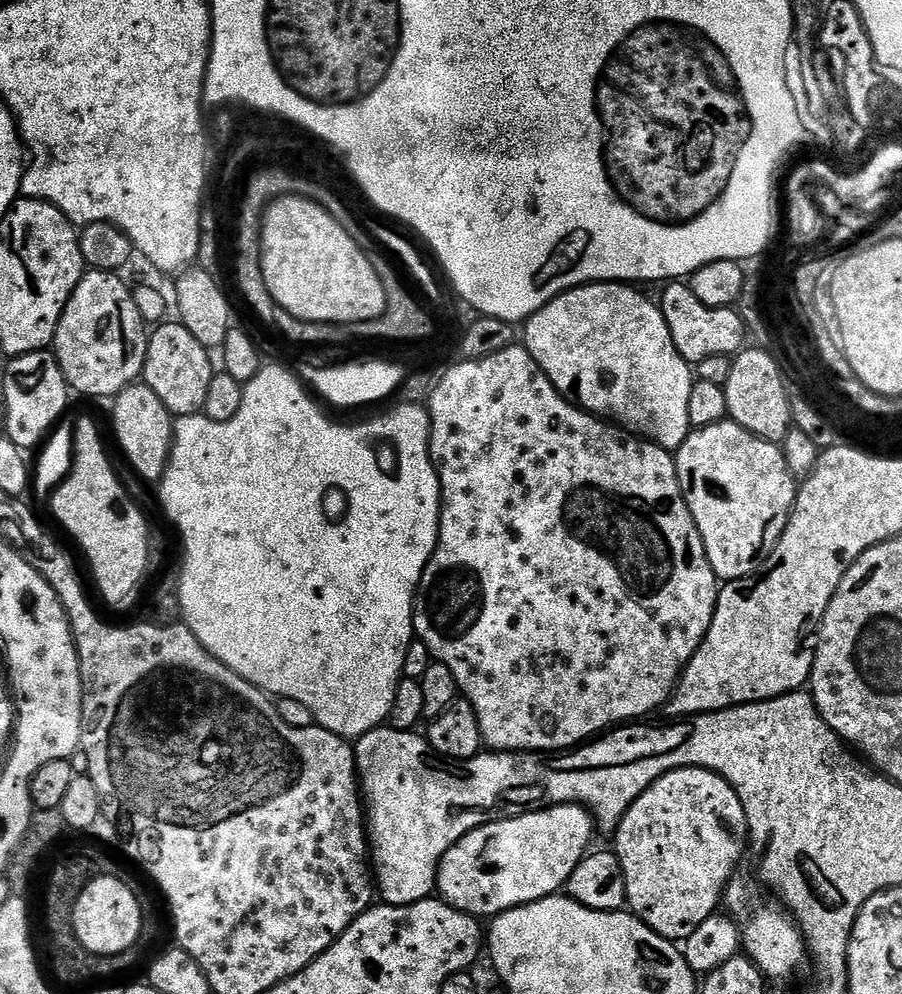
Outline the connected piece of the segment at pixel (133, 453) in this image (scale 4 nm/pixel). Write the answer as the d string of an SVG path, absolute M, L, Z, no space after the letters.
M143 382L131 384L123 388L114 398L116 404L112 408L112 428L116 431L116 440L124 451L124 456L144 482L150 482L164 464L167 455L168 437L172 435L174 417L171 410Z

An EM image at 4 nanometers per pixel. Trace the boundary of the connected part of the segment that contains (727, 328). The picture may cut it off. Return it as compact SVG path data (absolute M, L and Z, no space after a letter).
M684 282L665 283L658 303L666 318L666 326L670 326L670 338L674 338L674 346L678 346L678 354L682 354L689 364L695 366L715 356L733 357L745 347L744 320L735 307L706 306L706 302L694 298L691 287Z

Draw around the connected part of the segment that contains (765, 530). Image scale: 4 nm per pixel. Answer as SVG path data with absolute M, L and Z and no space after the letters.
M726 418L720 424L689 431L674 455L680 494L698 526L698 534L702 534L706 558L717 581L737 580L758 571L784 533L796 501L798 480L793 476L790 466L786 466L783 447L742 430L742 426Z

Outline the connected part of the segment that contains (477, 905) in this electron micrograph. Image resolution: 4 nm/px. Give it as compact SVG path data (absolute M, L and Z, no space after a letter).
M559 804L521 816L492 820L480 828L471 828L457 844L450 846L450 850L446 850L446 854L440 859L436 892L439 899L450 907L477 918L495 918L501 912L508 912L521 904L533 904L547 896L555 896L567 885L578 862L588 855L592 832L594 833L592 816L579 804Z

